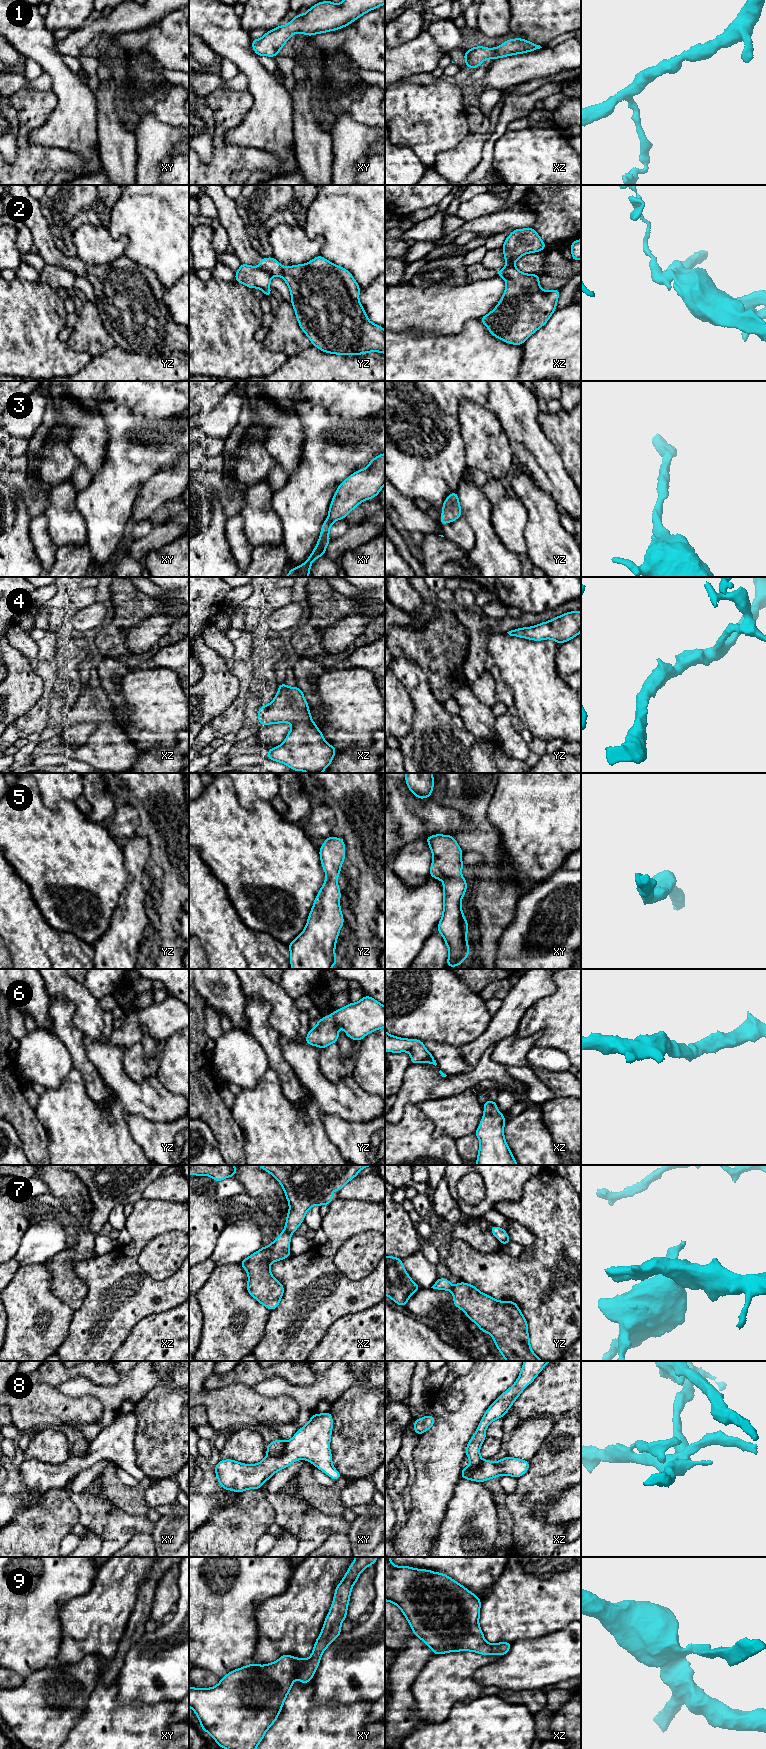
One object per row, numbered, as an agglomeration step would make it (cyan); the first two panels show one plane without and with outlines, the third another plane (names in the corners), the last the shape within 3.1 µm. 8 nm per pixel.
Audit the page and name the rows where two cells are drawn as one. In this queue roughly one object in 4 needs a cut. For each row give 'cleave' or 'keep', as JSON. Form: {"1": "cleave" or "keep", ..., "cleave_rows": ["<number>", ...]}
{"1": "keep", "2": "cleave", "3": "keep", "4": "keep", "5": "keep", "6": "keep", "7": "cleave", "8": "cleave", "9": "keep", "cleave_rows": ["2", "7", "8"]}

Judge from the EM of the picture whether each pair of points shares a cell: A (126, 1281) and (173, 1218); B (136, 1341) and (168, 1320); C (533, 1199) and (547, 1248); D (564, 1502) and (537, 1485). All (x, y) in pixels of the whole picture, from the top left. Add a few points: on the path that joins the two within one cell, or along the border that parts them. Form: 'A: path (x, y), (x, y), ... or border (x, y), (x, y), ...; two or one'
A: path (126, 1263), (128, 1254), (155, 1225); one
B: path (144, 1333), (151, 1326), (158, 1326), (160, 1324); one
C: path (545, 1211), (547, 1213), (547, 1236); one
D: border (570, 1484), (544, 1509), (542, 1515); two

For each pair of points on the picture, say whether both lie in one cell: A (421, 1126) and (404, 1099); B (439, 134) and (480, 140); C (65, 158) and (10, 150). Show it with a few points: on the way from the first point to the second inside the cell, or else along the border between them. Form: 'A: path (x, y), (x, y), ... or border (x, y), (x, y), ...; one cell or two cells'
A: border (416, 1104), (407, 1104), (403, 1116), (395, 1123); two cells
B: border (470, 132), (456, 145), (444, 151); two cells
C: border (19, 128), (17, 158), (11, 164); two cells

